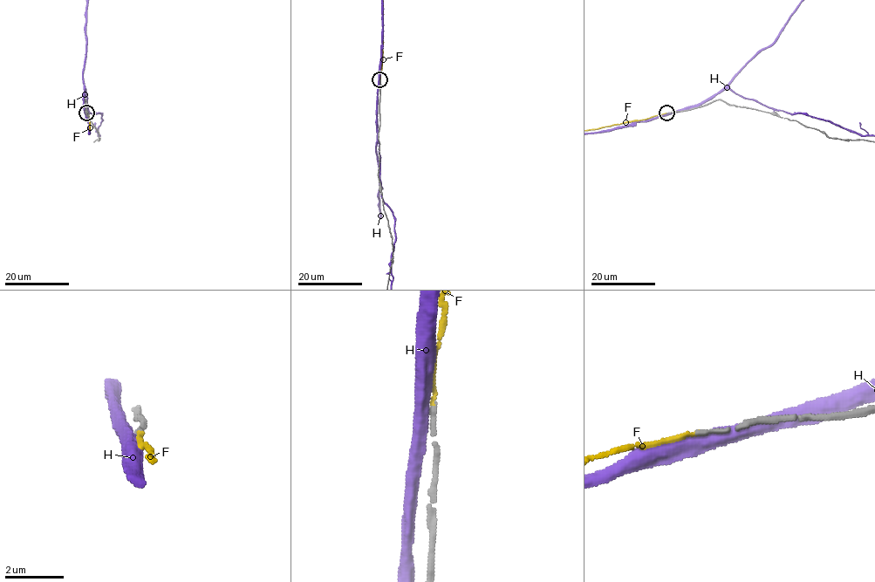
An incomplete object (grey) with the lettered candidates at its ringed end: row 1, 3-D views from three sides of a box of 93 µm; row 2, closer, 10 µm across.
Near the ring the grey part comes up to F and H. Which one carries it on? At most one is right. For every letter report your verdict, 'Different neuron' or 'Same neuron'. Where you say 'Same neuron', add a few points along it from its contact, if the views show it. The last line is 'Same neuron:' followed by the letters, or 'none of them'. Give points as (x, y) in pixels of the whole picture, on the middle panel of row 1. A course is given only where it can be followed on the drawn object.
F: Same neuron
H: Different neuron
Same neuron: F

